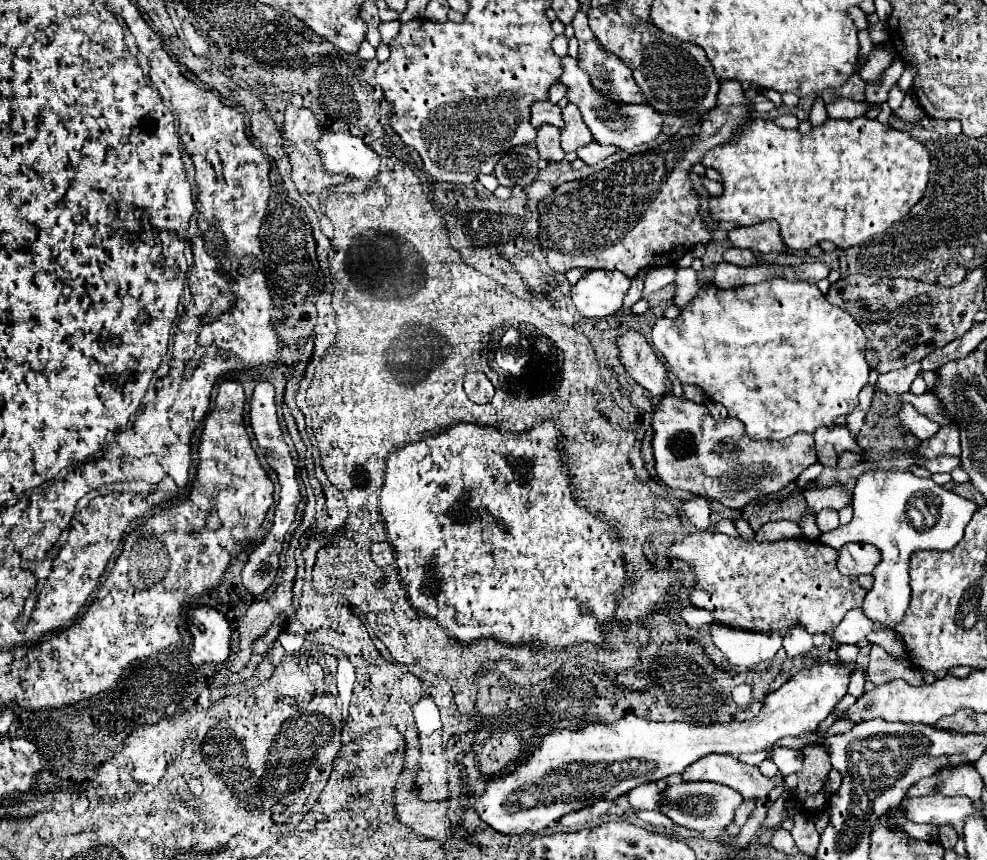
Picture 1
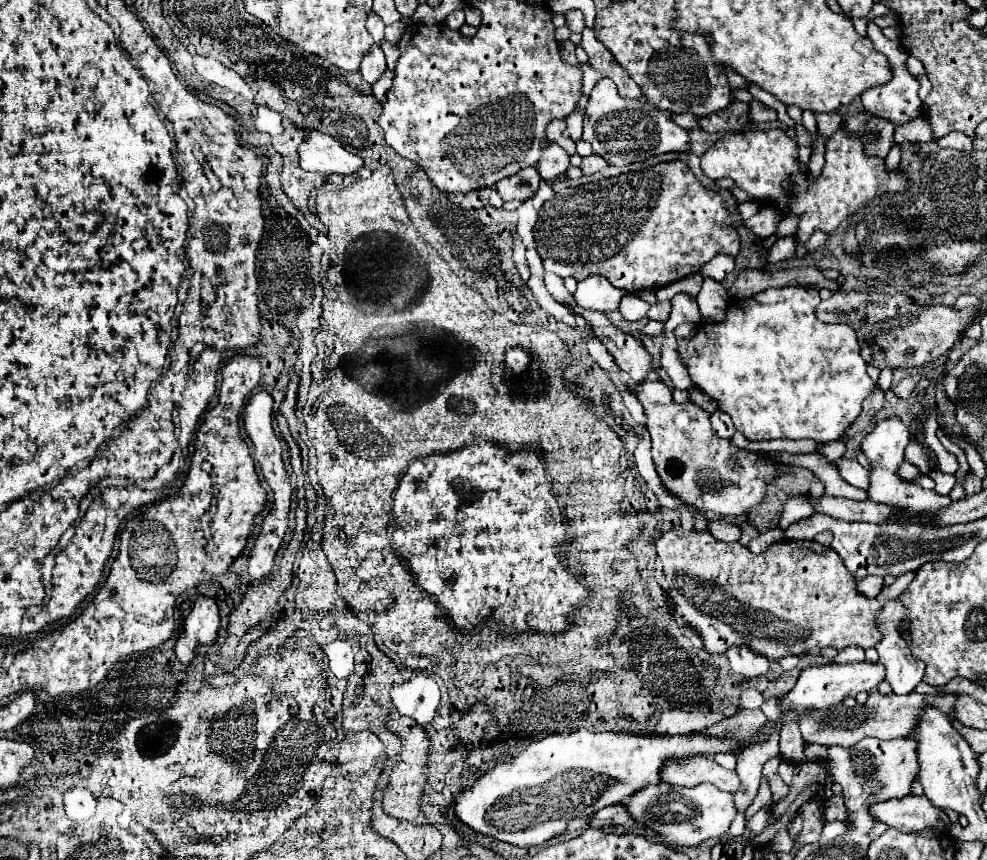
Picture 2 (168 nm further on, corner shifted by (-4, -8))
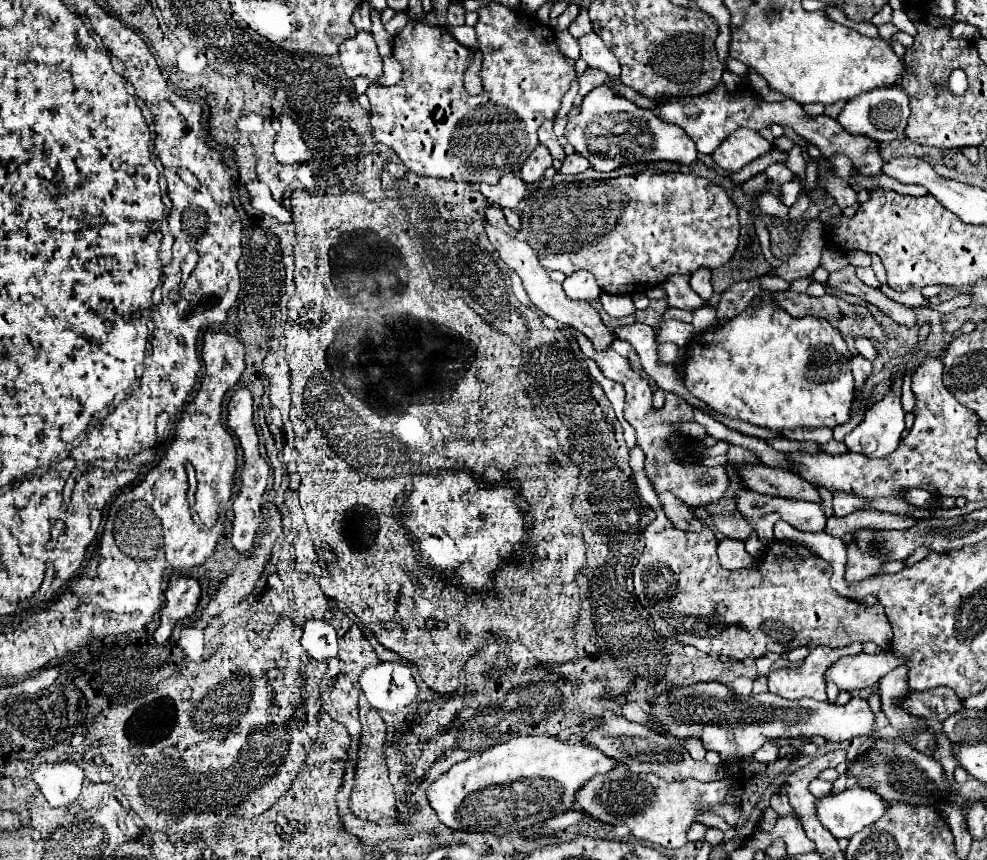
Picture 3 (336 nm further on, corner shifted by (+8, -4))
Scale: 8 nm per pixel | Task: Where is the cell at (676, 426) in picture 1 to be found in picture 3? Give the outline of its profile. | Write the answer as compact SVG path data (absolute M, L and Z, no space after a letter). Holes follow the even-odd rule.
M604 350L604 352L592 352L590 358L600 366L602 374L610 380L620 382L626 388L626 406L624 406L624 418L626 422L636 430L636 444L646 454L646 476L650 478L656 492L672 492L680 500L684 500L688 506L704 506L710 502L716 502L722 498L724 490L728 488L728 476L722 466L716 468L704 468L700 464L680 464L680 460L696 460L692 442L682 436L676 430L676 422L692 422L694 408L686 404L680 396L666 393L666 406L662 410L652 408L652 390L650 384L630 368L628 358L620 356L618 352Z

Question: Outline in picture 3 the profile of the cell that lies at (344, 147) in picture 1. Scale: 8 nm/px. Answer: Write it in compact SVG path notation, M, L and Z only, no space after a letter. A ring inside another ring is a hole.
M290 116L278 118L280 128L276 132L274 140L274 156L280 164L304 164L308 158L312 158L310 148L300 136L300 128Z

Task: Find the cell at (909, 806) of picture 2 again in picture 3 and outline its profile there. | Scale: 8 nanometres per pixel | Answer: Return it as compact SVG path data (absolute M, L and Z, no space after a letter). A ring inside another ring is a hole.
M854 786L822 798L816 806L816 816L836 838L852 838L856 832L876 822L886 810L888 804L878 794Z

